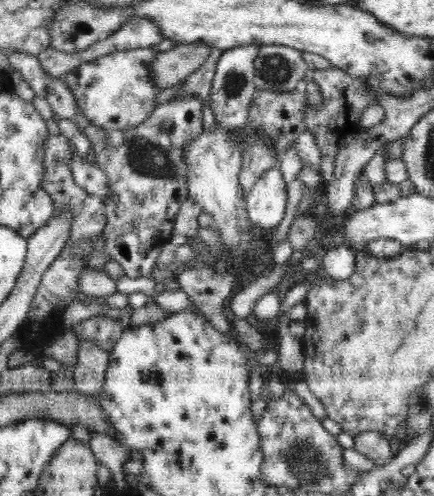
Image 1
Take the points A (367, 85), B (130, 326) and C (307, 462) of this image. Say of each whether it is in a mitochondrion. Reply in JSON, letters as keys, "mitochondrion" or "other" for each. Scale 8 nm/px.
{"A":"other","B":"other","C":"mitochondrion"}

